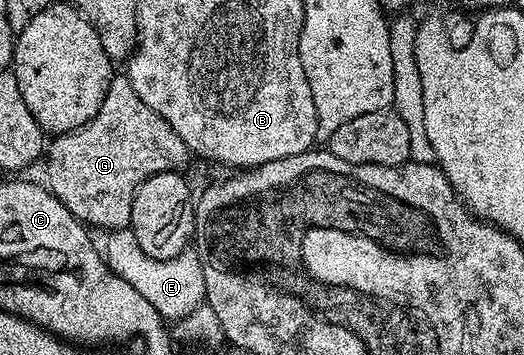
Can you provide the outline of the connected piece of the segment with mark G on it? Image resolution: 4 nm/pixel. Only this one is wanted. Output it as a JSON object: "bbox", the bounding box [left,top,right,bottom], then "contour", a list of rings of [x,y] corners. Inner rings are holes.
{"bbox":[44,74,191,230],"contour":[[[119,74],[111,79],[100,110],[84,127],[49,141],[44,164],[46,160],[50,191],[75,218],[91,229],[117,230],[130,227],[134,191],[156,174],[182,170],[191,156],[180,134],[136,94],[129,76]]]}

